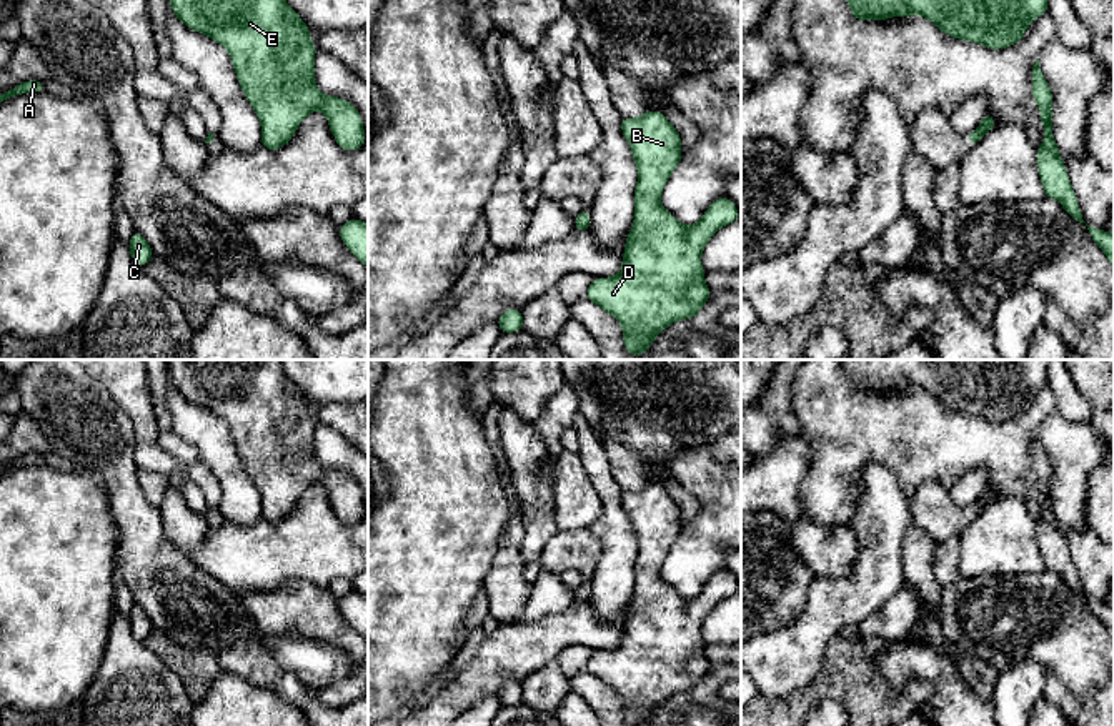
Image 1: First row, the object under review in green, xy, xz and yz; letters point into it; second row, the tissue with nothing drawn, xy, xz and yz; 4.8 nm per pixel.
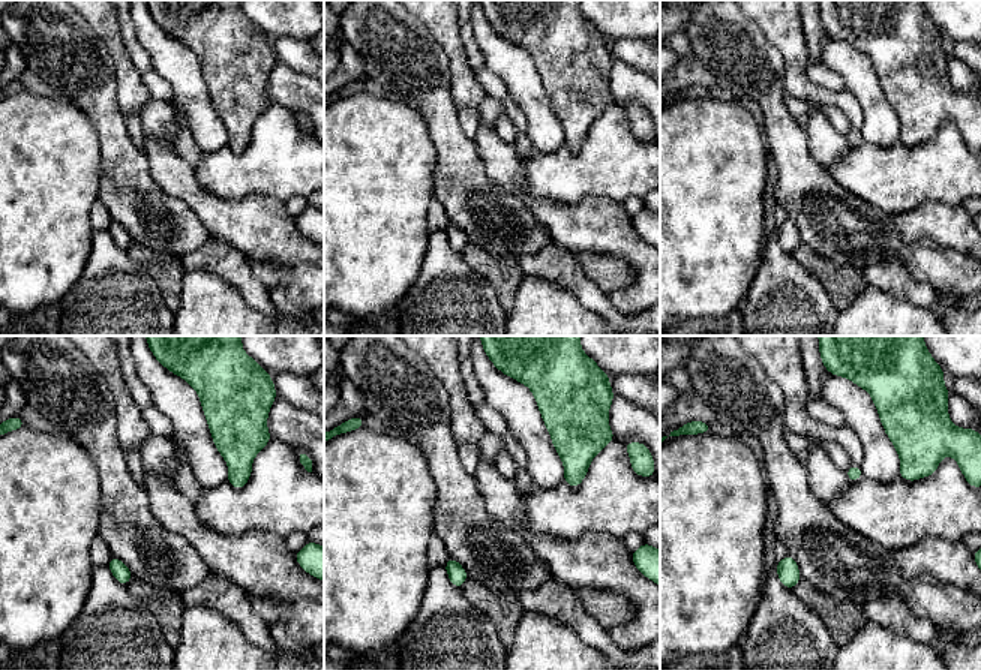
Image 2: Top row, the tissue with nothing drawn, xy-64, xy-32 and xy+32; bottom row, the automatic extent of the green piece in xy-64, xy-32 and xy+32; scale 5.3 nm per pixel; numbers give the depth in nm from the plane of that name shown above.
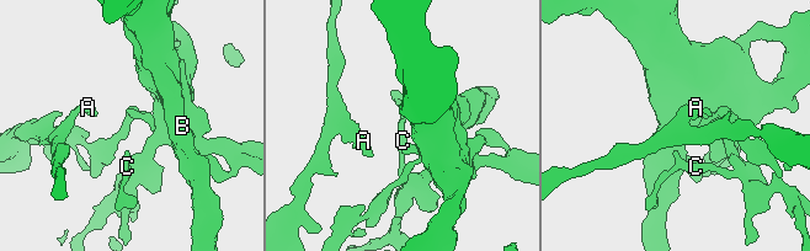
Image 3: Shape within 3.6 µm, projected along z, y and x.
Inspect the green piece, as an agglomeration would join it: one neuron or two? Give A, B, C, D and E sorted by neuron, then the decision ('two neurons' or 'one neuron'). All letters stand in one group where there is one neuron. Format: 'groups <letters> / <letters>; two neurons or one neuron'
groups A B C D E; one neuron

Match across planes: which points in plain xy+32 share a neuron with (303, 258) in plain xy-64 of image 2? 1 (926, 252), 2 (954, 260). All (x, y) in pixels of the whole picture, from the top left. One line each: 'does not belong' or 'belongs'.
1: does not belong
2: does not belong

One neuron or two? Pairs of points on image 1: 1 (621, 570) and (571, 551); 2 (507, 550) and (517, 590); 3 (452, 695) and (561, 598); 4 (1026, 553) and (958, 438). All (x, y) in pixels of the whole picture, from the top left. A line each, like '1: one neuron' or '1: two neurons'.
1: two neurons
2: one neuron
3: two neurons
4: two neurons

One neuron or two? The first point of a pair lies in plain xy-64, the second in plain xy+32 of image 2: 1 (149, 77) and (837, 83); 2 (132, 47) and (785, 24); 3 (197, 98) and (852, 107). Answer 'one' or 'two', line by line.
1: one
2: two
3: two

